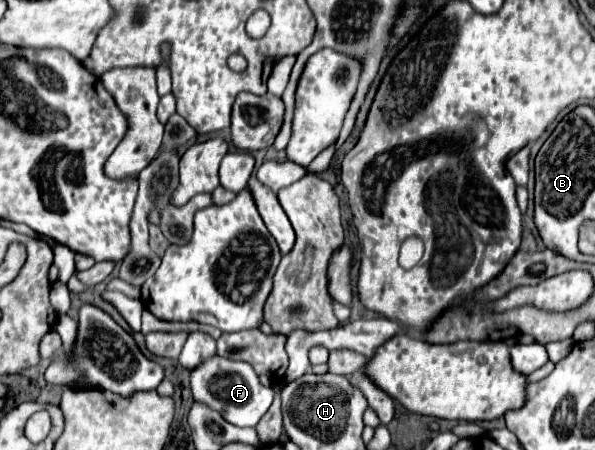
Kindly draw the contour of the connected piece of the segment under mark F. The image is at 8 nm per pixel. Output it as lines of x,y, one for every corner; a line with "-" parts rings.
213,356
191,372
191,392
195,402
217,410
233,426
257,426
259,418
263,418
273,402
273,386
263,386
247,362
227,360
219,356

